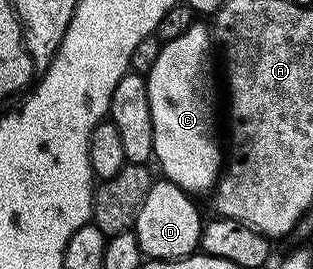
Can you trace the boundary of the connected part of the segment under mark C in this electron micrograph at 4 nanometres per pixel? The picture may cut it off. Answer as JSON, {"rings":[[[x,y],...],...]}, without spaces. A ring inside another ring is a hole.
{"rings":[[[195,24],[183,32],[183,36],[175,36],[175,40],[164,43],[159,52],[159,60],[155,60],[155,68],[147,76],[149,99],[151,100],[151,124],[155,132],[153,158],[161,165],[161,170],[168,181],[179,188],[189,191],[194,196],[212,191],[223,169],[223,146],[217,143],[217,130],[213,127],[213,82],[209,79],[209,53],[215,50],[215,42],[211,37],[208,25]]]}

